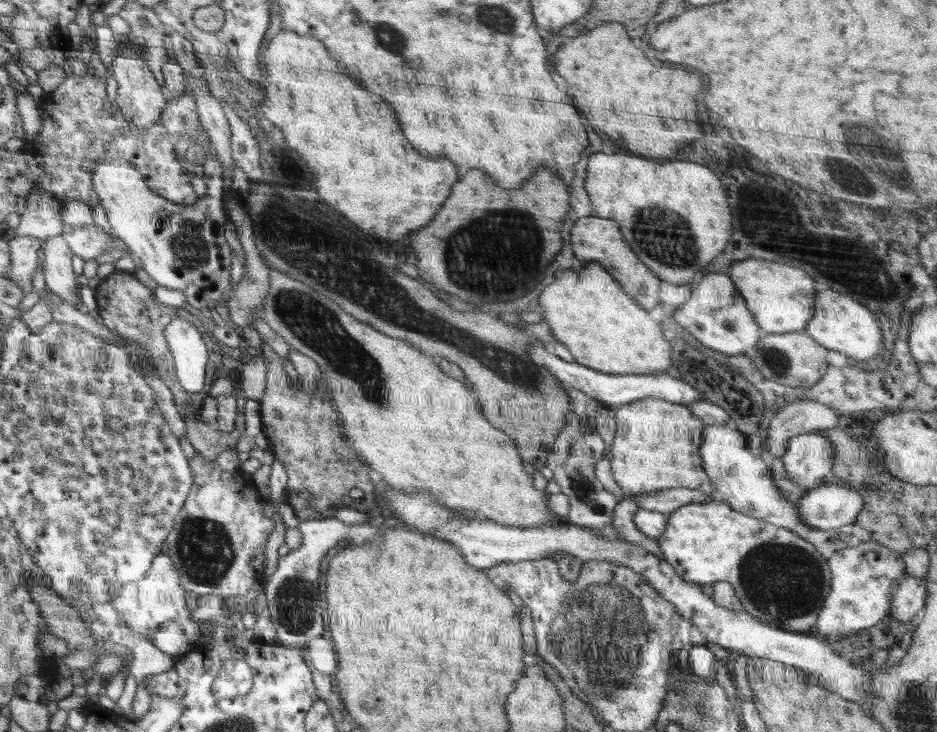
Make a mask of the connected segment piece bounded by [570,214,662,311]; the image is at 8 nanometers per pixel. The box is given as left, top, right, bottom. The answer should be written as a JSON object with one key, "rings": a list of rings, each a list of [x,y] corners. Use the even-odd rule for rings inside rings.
{"rings":[[[593,214],[586,218],[580,218],[576,221],[576,225],[571,231],[571,247],[576,258],[583,264],[598,263],[604,267],[616,278],[616,282],[620,282],[624,286],[624,292],[628,296],[632,296],[632,300],[638,305],[651,311],[659,305],[658,293],[662,280],[654,276],[643,262],[628,248],[628,244],[624,242],[618,224],[614,220],[602,220],[600,216]]]}

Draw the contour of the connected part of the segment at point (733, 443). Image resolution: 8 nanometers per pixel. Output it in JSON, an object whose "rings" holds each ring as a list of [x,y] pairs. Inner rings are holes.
{"rings":[[[706,425],[699,451],[703,469],[712,483],[716,499],[728,502],[734,510],[742,514],[790,529],[796,534],[816,530],[799,518],[799,503],[789,502],[779,493],[779,488],[773,482],[771,467],[768,467],[761,456],[750,453],[746,435],[736,428],[730,425]]]}

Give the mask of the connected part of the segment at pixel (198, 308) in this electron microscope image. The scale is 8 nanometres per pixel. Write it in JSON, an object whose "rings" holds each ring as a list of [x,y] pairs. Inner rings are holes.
{"rings":[[[208,143],[210,153],[201,167],[201,180],[207,185],[205,195],[200,196],[198,204],[181,205],[162,198],[146,184],[142,172],[128,160],[117,157],[106,157],[96,166],[92,186],[99,195],[100,202],[106,210],[112,233],[130,248],[131,256],[155,280],[158,285],[179,290],[186,297],[186,307],[197,313],[213,336],[225,347],[236,350],[243,344],[241,330],[230,320],[220,316],[220,306],[232,292],[232,262],[240,256],[234,233],[229,227],[227,211],[224,210],[224,169],[220,160],[214,155],[215,148]]]}

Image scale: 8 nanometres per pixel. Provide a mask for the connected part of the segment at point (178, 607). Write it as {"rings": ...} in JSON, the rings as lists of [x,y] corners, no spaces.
{"rings":[[[160,554],[152,561],[151,569],[144,579],[136,583],[128,583],[120,590],[119,596],[110,604],[123,616],[124,623],[132,630],[144,636],[152,636],[168,622],[180,623],[185,636],[190,642],[200,639],[200,626],[193,620],[193,612],[186,605],[187,588],[184,588],[179,570],[174,565],[170,554]]]}

